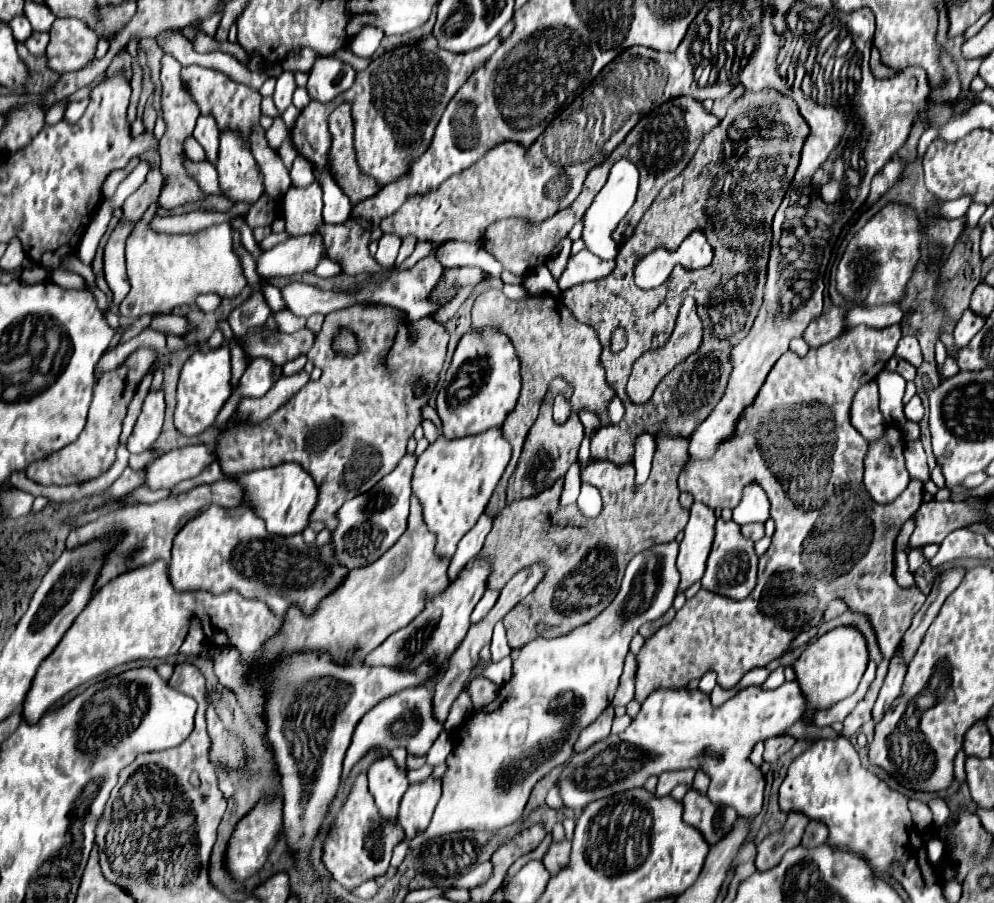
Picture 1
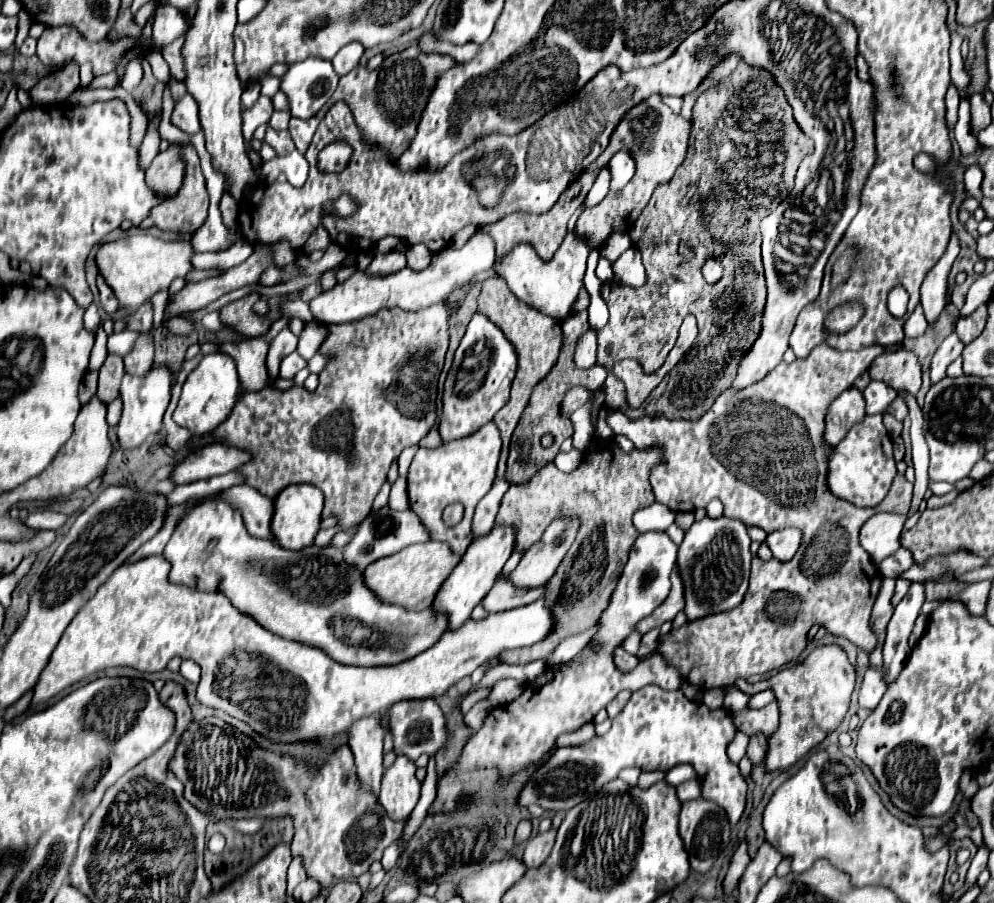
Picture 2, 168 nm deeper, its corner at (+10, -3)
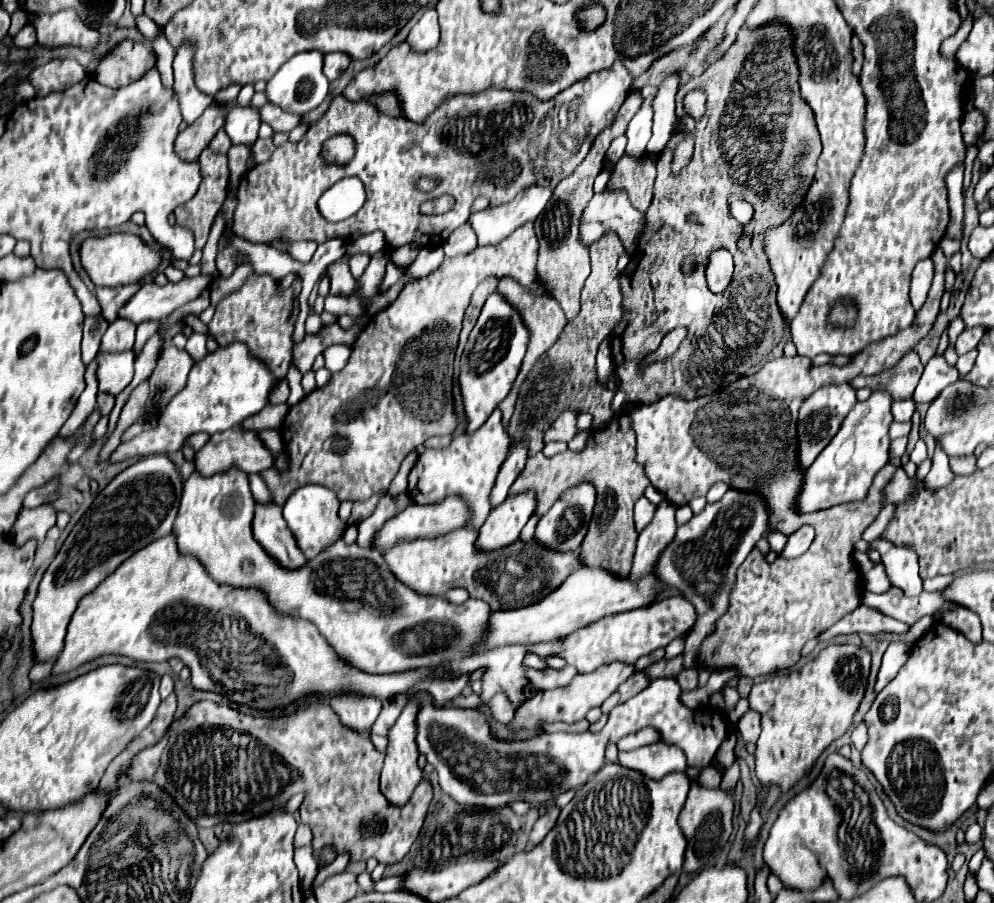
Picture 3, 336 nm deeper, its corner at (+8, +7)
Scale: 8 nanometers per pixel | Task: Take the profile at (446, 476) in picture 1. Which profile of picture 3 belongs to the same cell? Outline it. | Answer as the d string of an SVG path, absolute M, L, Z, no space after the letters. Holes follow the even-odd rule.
M496 408L492 412L492 416L476 432L456 434L448 448L442 448L442 450L428 448L418 458L418 462L414 464L414 468L408 476L408 482L410 482L408 496L414 502L434 504L434 500L440 500L440 498L446 498L448 494L458 492L460 496L466 496L466 500L470 500L470 508L474 508L474 524L470 524L470 526L474 530L478 530L482 526L482 522L486 520L488 512L492 510L490 492L494 488L496 474L510 450L510 444L512 444L510 440L512 440L510 434L502 426L500 410Z

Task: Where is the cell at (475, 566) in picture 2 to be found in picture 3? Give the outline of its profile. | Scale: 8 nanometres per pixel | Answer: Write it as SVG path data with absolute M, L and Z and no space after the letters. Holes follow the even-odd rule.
M534 490L508 496L502 504L492 508L490 516L478 530L478 542L476 542L478 548L494 550L512 544L514 540L518 540L520 530L534 512L536 512Z

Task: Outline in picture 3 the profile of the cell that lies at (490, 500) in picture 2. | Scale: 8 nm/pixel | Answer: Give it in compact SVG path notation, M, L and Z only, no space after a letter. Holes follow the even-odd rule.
M520 440L518 444L514 444L514 448L510 450L508 458L504 460L496 484L494 484L494 492L492 492L492 506L504 502L504 498L508 496L510 486L514 484L514 480L518 478L518 474L524 470L524 464L528 460L528 444L524 440Z

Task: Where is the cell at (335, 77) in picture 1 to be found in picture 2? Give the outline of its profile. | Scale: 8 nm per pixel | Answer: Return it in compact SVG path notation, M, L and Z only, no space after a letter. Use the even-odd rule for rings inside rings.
M308 58L292 64L280 84L280 90L290 100L290 114L312 118L334 94L338 78L332 62L324 62L322 58Z

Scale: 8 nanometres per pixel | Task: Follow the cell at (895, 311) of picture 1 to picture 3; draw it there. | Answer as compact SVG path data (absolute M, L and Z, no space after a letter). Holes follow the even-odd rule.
M972 350L972 352L968 352L968 354L964 354L964 356L960 356L958 358L958 364L955 365L958 368L958 372L962 374L962 376L966 376L970 370L972 370L972 366L974 366L974 362L976 362L976 350Z

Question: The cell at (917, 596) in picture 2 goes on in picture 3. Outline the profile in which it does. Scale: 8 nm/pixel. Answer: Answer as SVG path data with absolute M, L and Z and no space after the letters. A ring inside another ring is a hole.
M894 546L882 556L882 564L892 586L900 586L908 596L918 596L922 592L922 578L918 576L916 552L902 546Z

